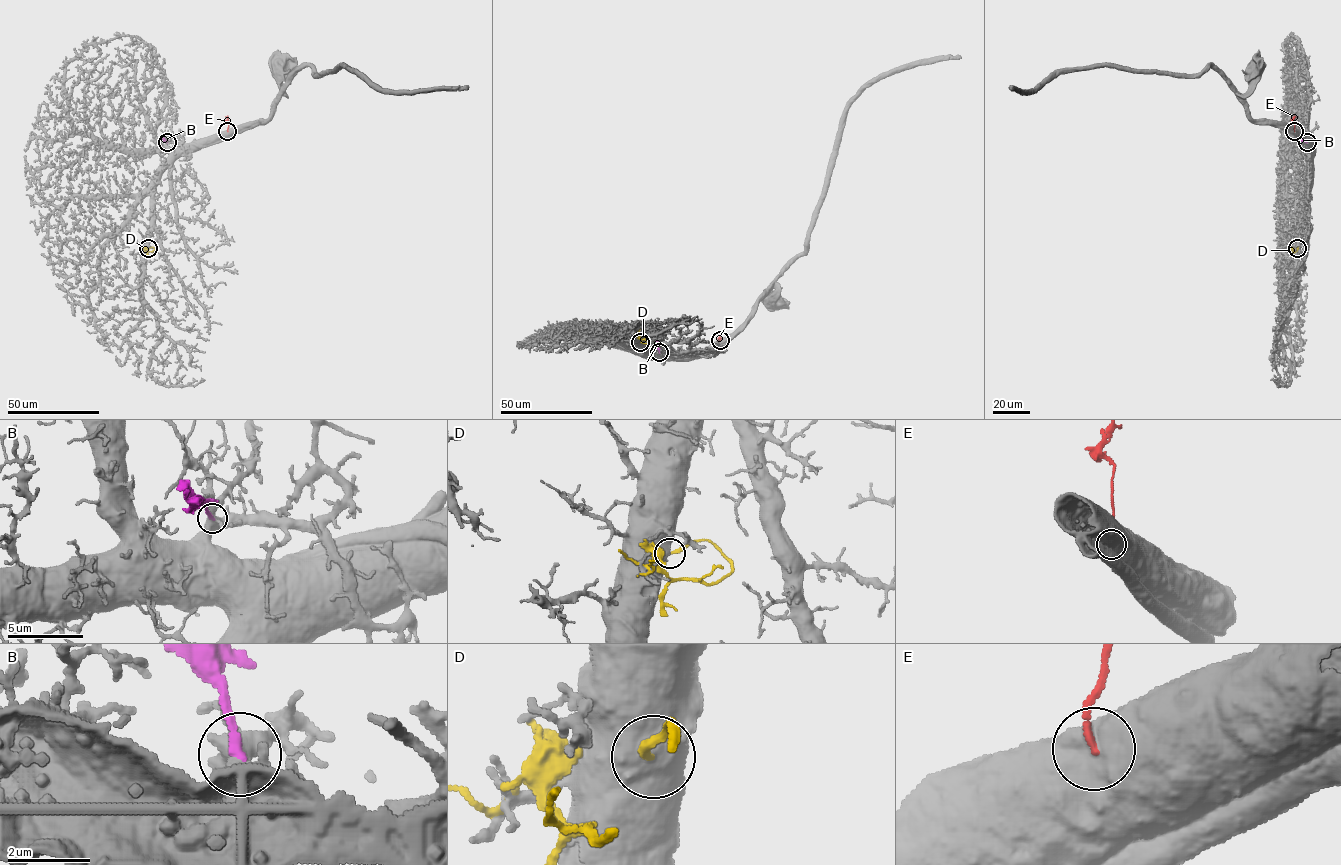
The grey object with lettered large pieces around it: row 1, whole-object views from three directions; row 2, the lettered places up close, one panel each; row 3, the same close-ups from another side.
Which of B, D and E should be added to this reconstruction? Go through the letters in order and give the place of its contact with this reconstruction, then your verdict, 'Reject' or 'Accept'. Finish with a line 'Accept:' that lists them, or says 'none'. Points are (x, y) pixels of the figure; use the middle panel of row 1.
B: Touches grey at (659, 352). Reject
D: Touches grey at (640, 342). Reject
E: Touches grey at (720, 340). Reject
Accept: none

